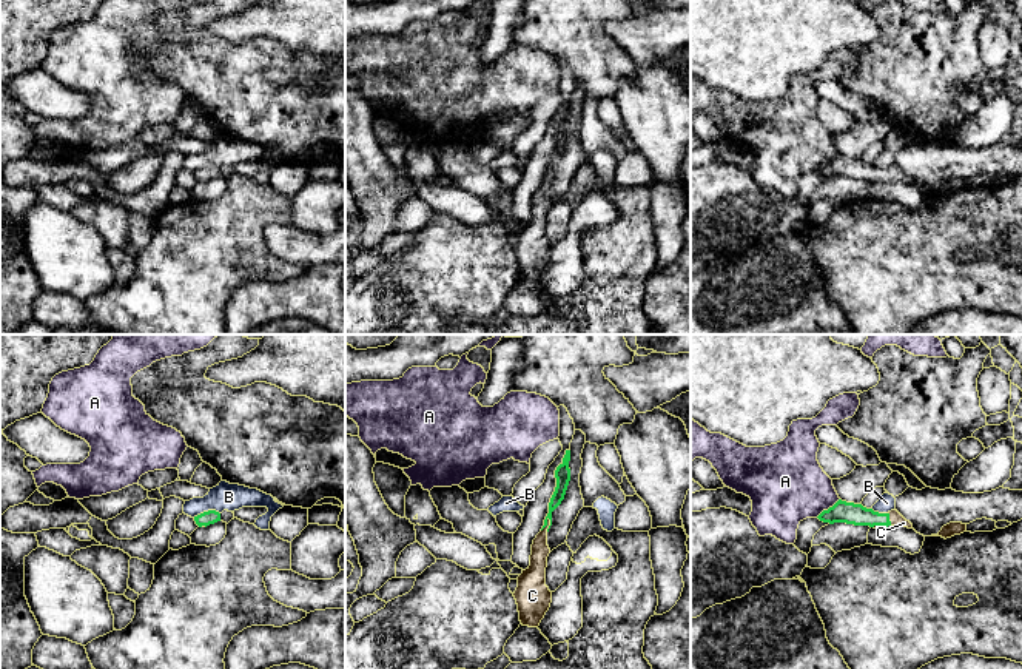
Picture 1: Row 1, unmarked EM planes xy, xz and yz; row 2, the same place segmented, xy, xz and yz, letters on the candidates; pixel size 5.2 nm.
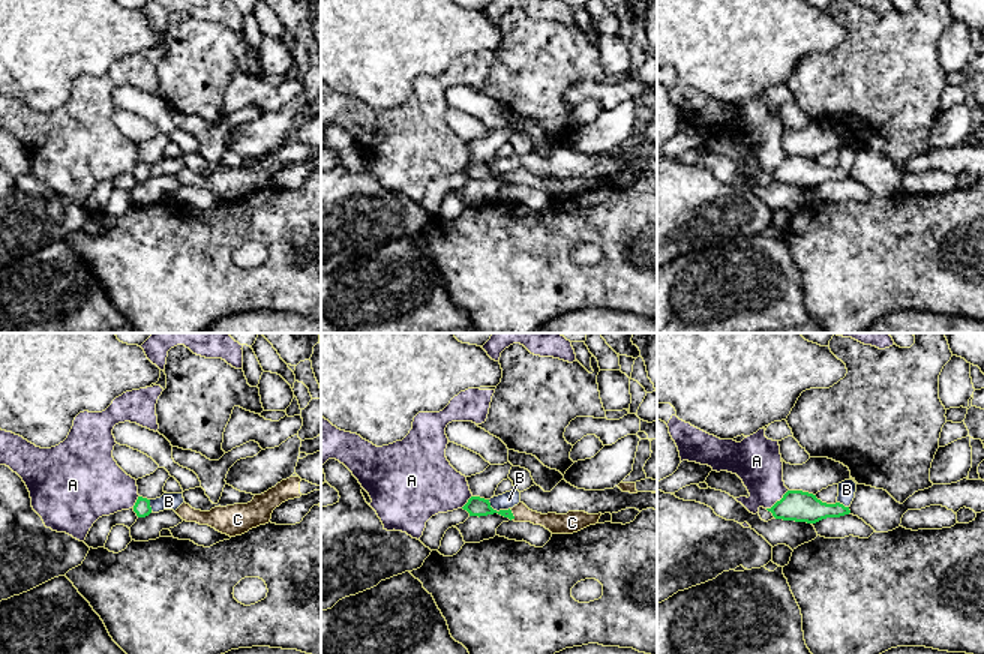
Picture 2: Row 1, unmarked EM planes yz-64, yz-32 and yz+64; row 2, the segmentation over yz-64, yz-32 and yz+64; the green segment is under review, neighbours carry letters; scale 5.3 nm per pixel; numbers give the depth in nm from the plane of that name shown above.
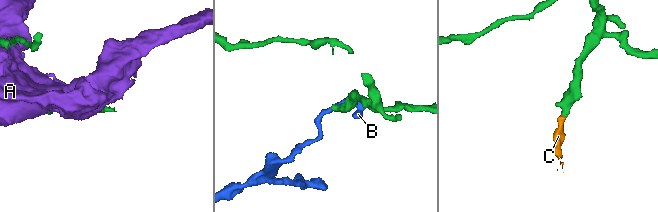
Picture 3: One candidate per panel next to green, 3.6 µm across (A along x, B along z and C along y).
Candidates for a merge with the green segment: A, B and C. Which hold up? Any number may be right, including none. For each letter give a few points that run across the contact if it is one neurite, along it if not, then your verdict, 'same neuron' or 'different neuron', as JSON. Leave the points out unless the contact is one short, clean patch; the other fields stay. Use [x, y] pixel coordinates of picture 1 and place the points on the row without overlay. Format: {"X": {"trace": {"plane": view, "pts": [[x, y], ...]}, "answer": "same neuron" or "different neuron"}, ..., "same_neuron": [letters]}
{"A": {"answer": "different neuron"}, "B": {"trace": {"plane": "xy", "pts": [[219, 167], [208, 165], [193, 171]]}, "answer": "different neuron"}, "C": {"trace": {"plane": "xz", "pts": [[563, 134], [546, 179], [540, 205]]}, "answer": "same neuron"}, "same_neuron": ["C"]}

